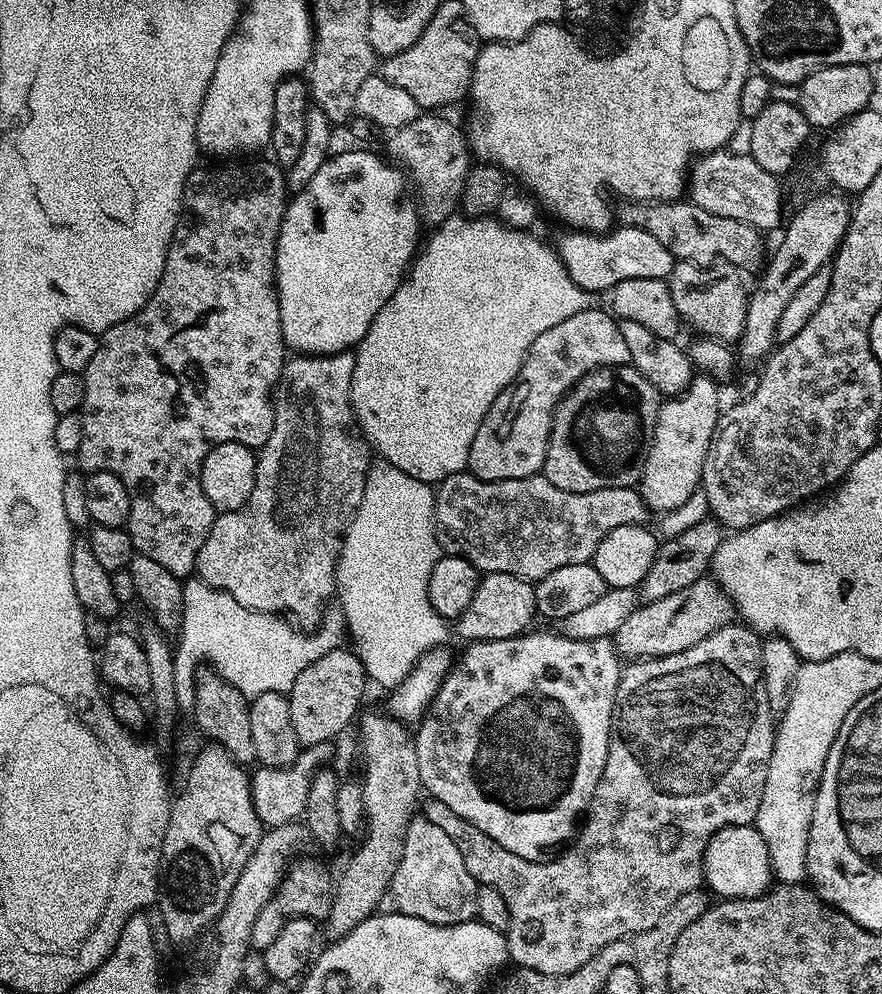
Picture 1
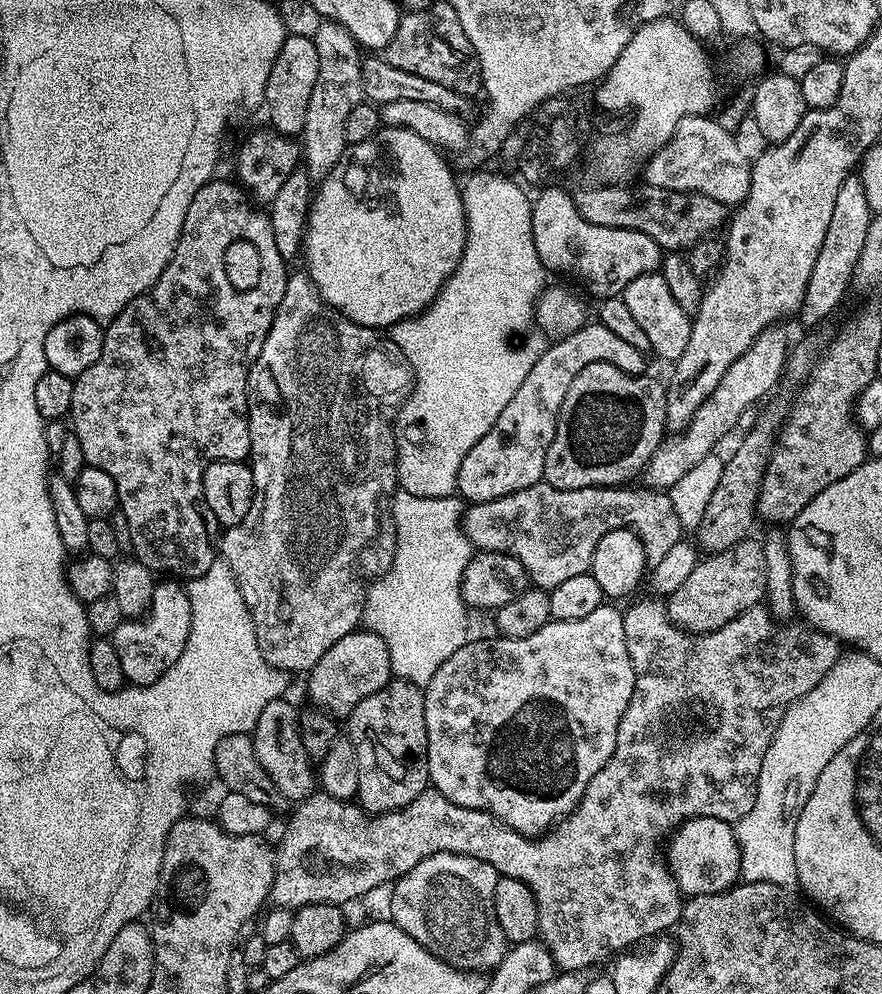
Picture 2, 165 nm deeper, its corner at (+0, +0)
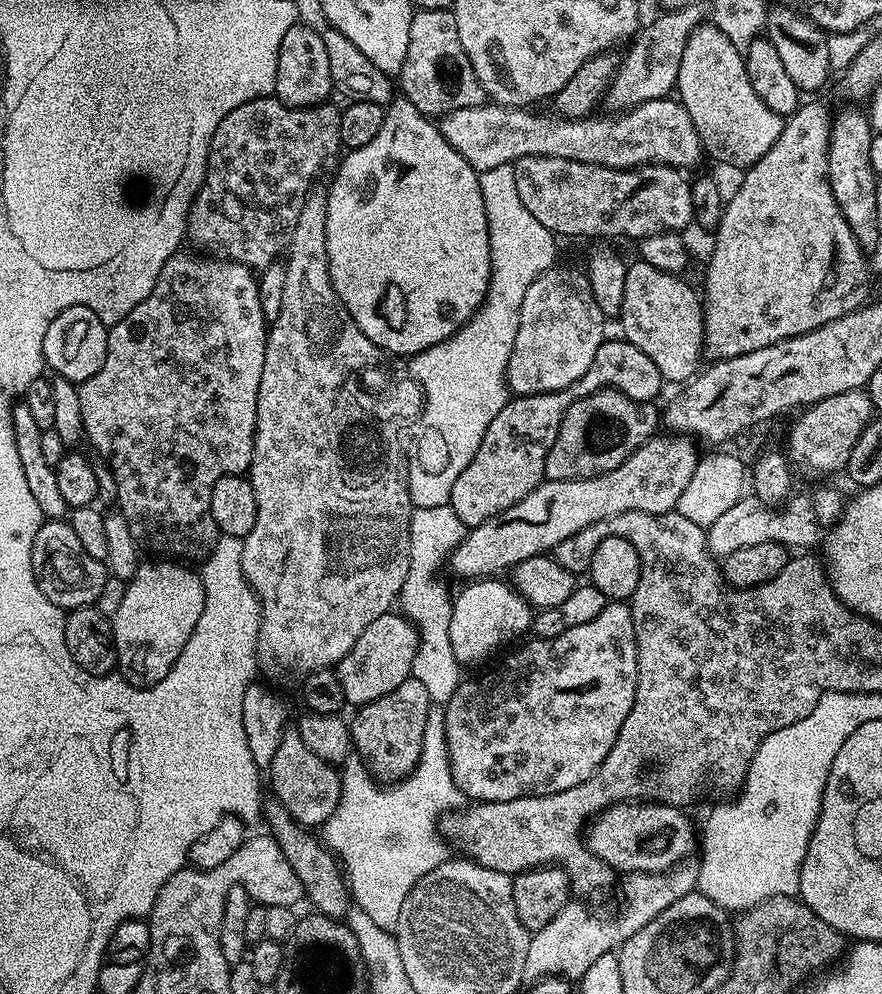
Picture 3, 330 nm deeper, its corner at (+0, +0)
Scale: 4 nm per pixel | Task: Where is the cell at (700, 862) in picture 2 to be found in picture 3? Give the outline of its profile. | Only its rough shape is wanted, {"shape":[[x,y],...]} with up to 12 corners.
{"shape":[[610,804],[588,849],[620,874],[667,872],[694,852],[684,812]]}

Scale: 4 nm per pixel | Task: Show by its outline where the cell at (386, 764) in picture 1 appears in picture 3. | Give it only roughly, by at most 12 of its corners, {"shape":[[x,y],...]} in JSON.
{"shape":[[410,678],[355,709],[354,752],[397,782],[422,754],[427,712]]}

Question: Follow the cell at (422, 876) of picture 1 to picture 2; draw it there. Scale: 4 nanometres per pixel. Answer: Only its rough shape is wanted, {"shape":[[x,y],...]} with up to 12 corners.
{"shape":[[438,850],[392,884],[391,921],[452,967],[510,949],[494,866]]}

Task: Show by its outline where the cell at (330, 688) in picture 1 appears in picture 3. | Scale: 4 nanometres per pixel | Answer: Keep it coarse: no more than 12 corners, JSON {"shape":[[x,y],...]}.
{"shape":[[374,618],[334,671],[349,705],[410,679],[420,634]]}

